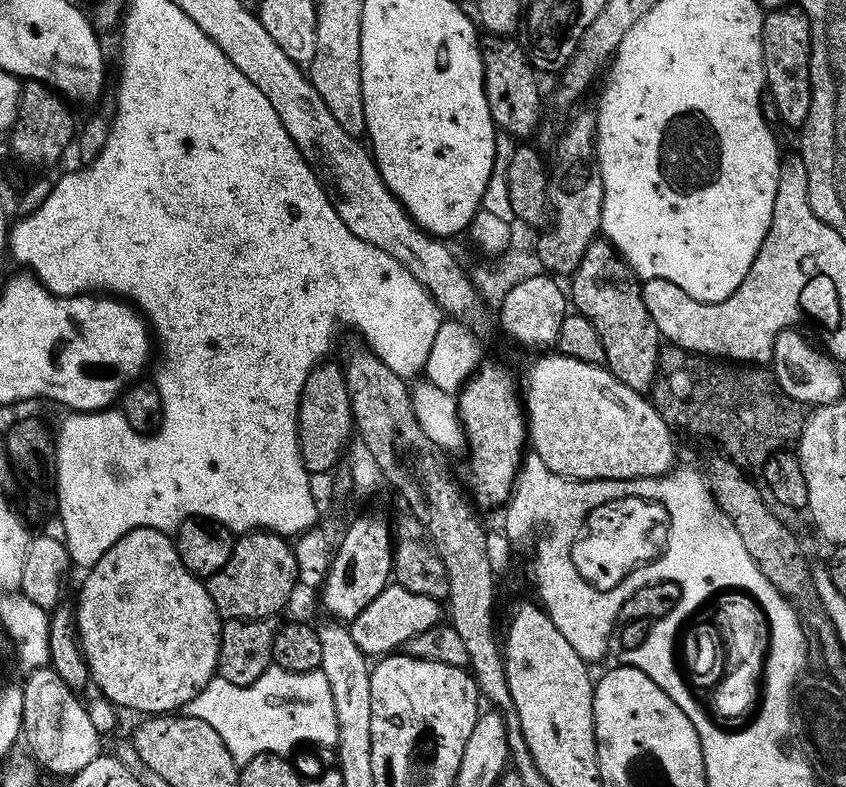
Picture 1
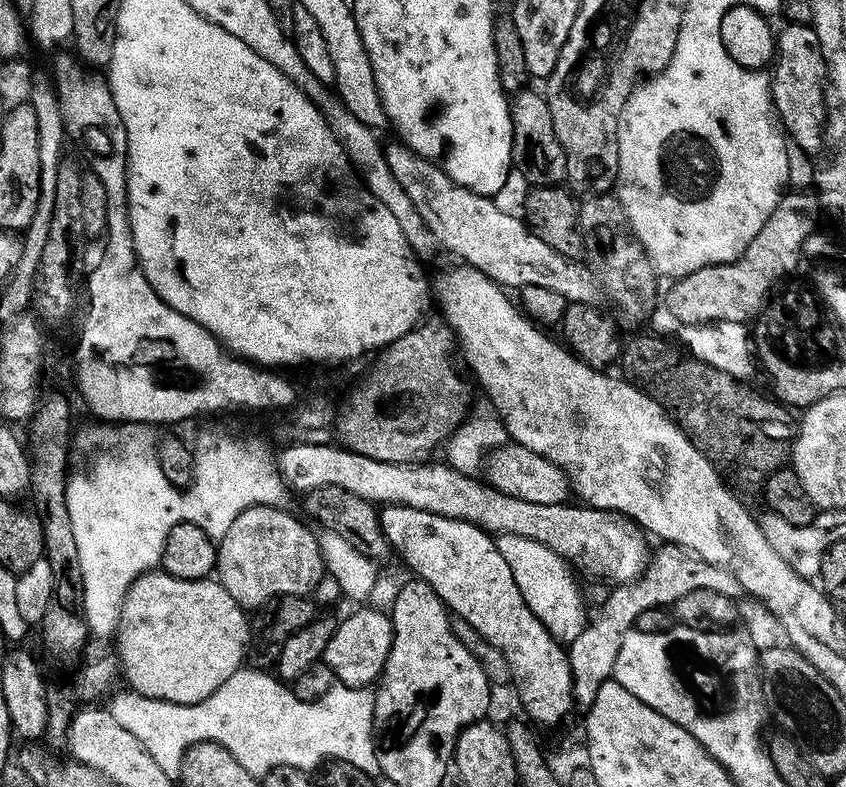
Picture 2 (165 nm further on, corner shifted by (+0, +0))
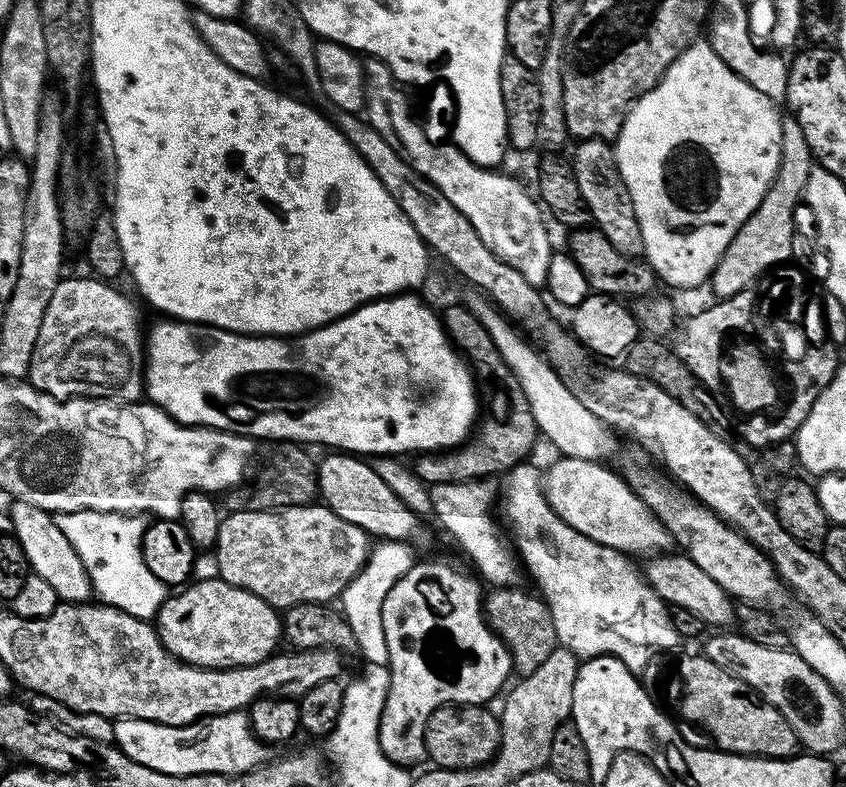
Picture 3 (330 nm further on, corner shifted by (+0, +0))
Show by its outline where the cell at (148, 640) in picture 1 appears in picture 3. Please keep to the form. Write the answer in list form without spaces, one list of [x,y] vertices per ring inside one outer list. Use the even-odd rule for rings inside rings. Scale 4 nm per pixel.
[[[198,580],[177,591],[180,592],[177,596],[176,593],[169,595],[154,618],[156,633],[170,654],[195,668],[225,669],[250,667],[273,655],[281,647],[282,616],[277,609],[245,588],[230,586],[225,580]]]

